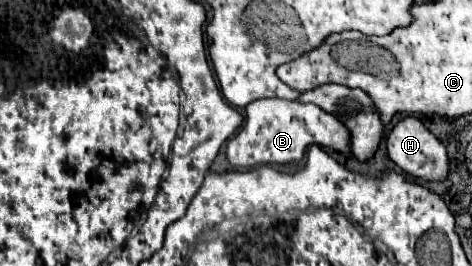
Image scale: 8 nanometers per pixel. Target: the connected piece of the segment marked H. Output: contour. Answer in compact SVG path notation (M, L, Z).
M406 116L394 124L394 128L386 136L388 156L408 174L422 180L442 180L448 174L448 156L446 146L416 118Z

